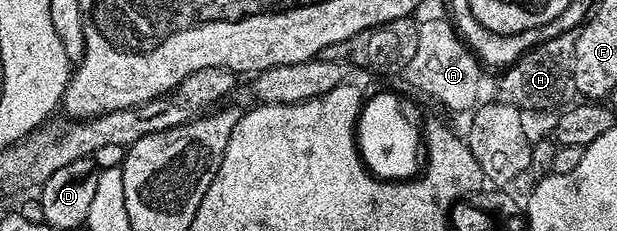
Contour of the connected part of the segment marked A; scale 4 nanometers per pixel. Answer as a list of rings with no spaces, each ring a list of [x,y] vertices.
[[[434,17],[431,21],[422,21],[418,26],[416,55],[412,63],[404,70],[404,78],[414,89],[435,97],[446,109],[454,113],[469,114],[479,104],[478,92],[482,89],[483,66],[470,52],[469,45],[462,40],[457,29],[449,20]]]

